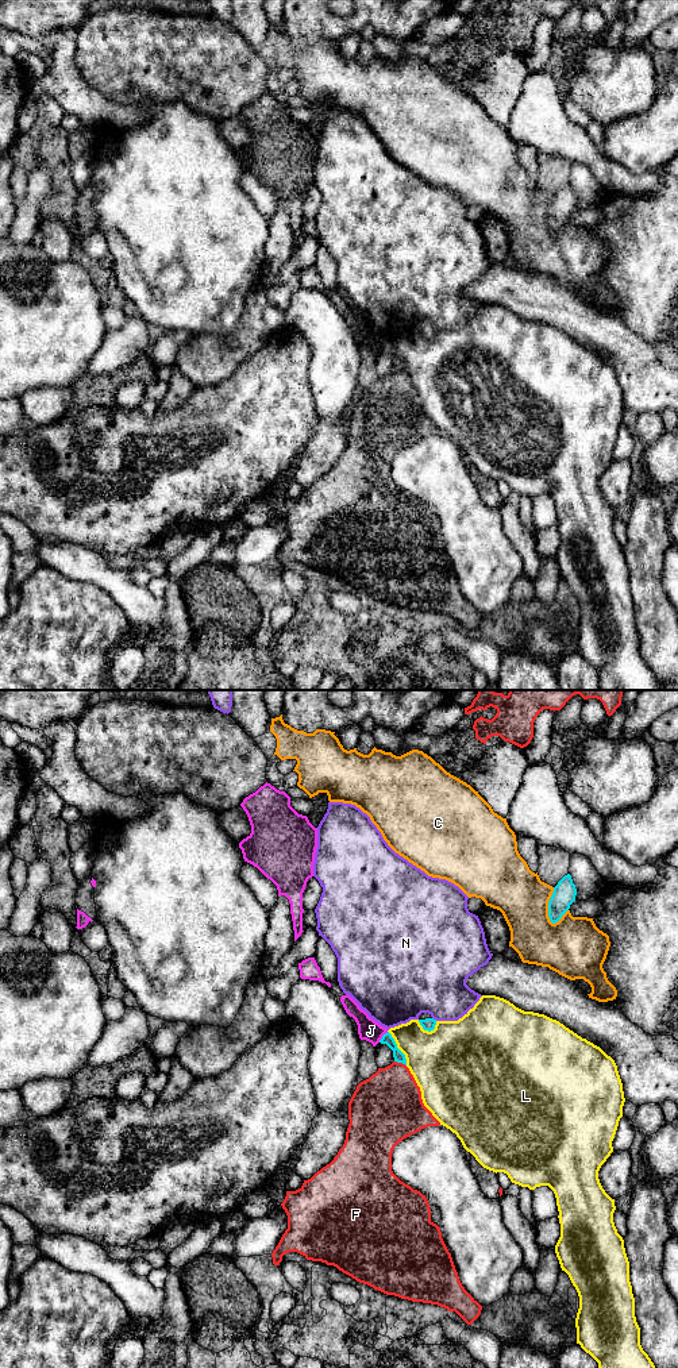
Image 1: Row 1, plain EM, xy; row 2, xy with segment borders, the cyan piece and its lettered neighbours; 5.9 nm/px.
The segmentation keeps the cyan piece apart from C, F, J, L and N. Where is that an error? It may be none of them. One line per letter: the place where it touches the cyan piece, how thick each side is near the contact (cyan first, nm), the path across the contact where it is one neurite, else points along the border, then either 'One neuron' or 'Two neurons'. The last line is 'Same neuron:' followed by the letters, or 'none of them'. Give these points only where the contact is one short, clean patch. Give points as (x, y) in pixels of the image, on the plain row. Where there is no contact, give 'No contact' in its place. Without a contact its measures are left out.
C: Touches cyan at xy (549, 215). Thickness 140 nm (cyan) against 300 nm. Two neurons
F: Touches cyan at xy (400, 370). Thickness 70 nm (cyan) against 380 nm. Two neurons
J: Touches cyan at xy (382, 345). Thickness 70 nm (cyan) against 130 nm. Boundary: xy (388, 340), (378, 350). Two neurons
L: Touches cyan at xy (397, 357). Thickness 70 nm (cyan) against 340 nm. Two neurons
N: Touches cyan at xy (435, 328). Thickness 80 nm (cyan) against 420 nm. Two neurons
Same neuron: none of them

